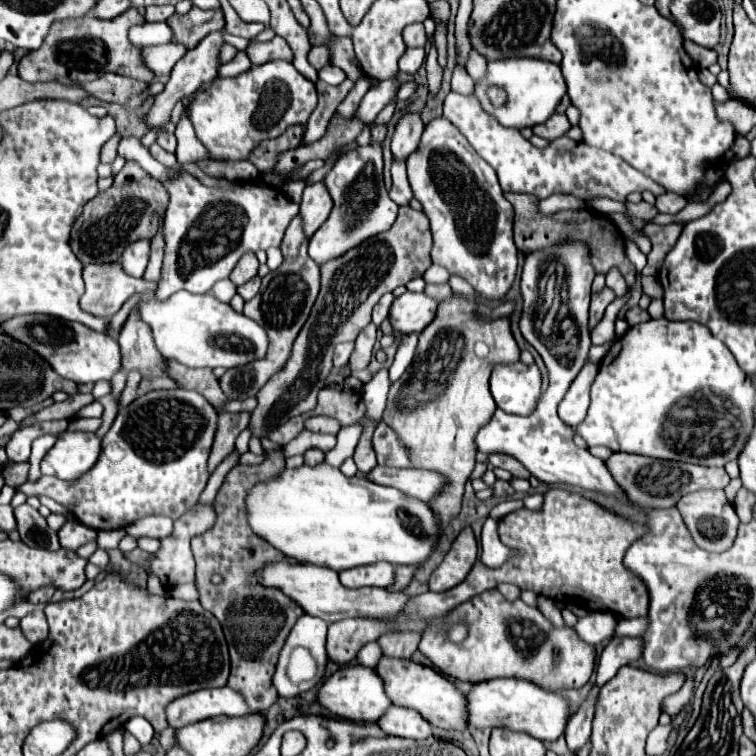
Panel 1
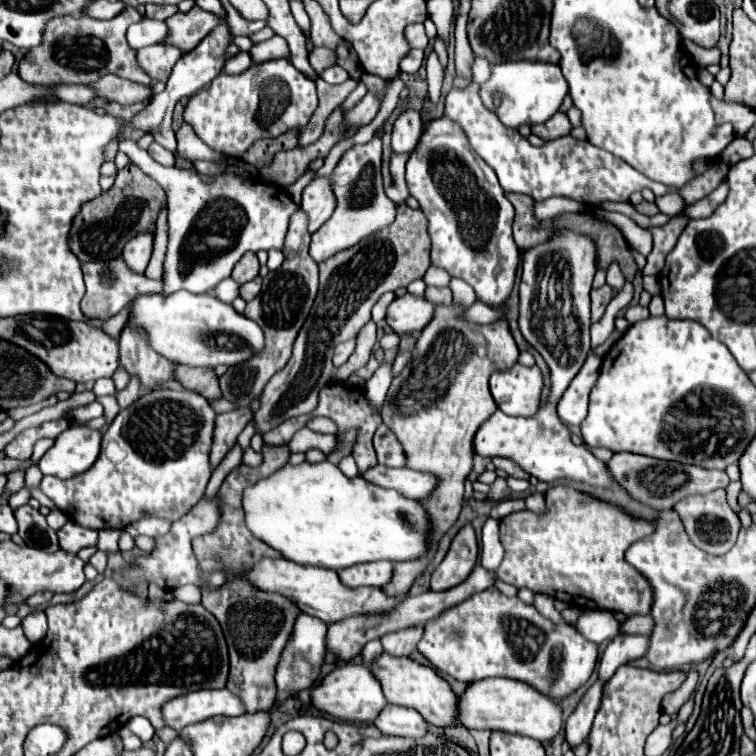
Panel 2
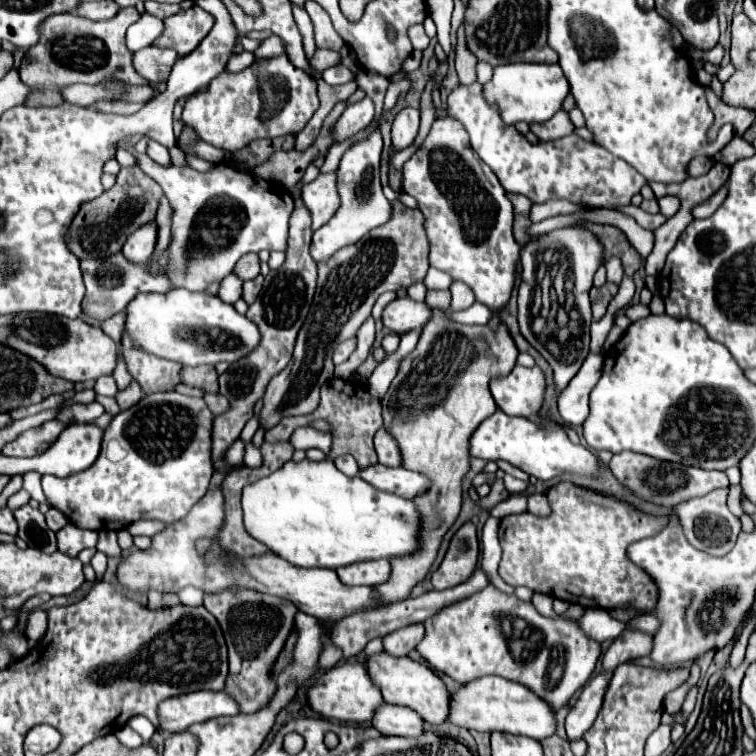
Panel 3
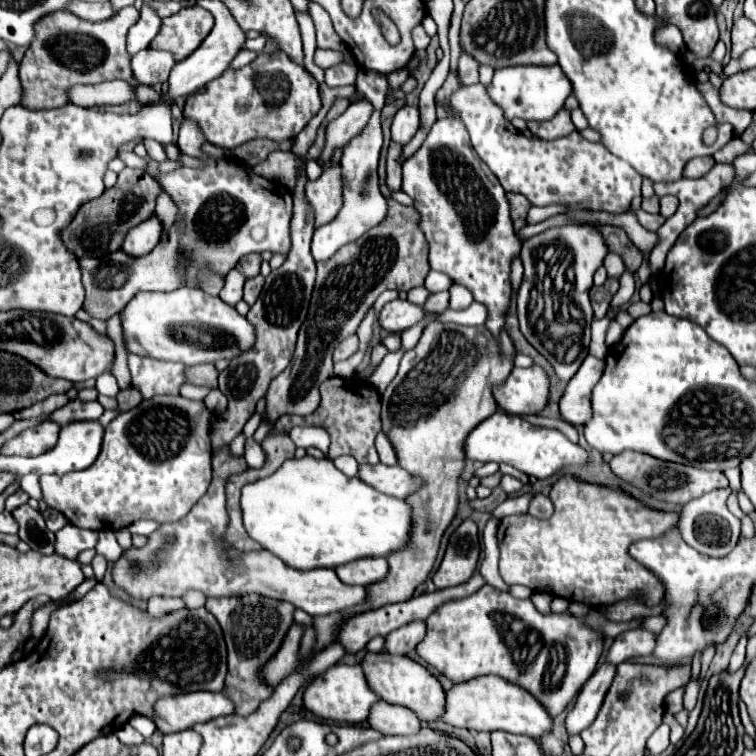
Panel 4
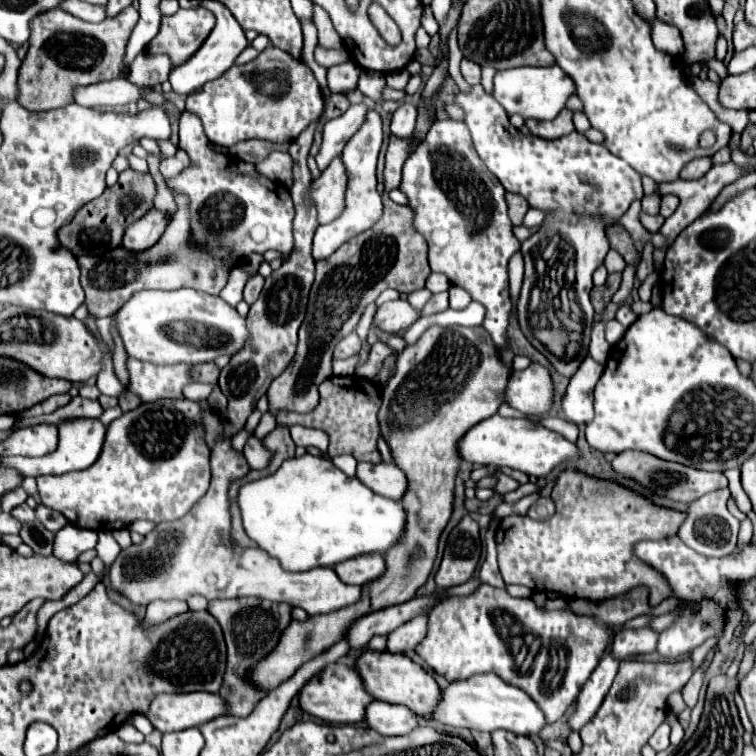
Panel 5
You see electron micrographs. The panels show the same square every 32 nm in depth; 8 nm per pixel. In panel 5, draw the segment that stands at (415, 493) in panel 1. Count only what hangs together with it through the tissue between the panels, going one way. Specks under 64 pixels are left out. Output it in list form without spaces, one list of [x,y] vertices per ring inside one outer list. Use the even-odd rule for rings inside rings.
[[[360,462],[356,468],[356,478],[372,488],[372,492],[380,496],[388,496],[392,500],[400,500],[408,488],[408,480],[400,468],[394,464],[368,464]]]

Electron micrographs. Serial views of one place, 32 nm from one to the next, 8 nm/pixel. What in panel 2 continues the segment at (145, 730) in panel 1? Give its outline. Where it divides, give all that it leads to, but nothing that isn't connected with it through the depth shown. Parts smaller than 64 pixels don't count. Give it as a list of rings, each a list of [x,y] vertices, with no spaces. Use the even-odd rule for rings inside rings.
[[[134,716],[132,720],[128,720],[126,726],[128,726],[134,734],[138,734],[138,736],[142,738],[144,744],[148,744],[150,738],[154,736],[154,728],[152,728],[152,724],[150,724],[146,718],[142,718],[142,716]]]

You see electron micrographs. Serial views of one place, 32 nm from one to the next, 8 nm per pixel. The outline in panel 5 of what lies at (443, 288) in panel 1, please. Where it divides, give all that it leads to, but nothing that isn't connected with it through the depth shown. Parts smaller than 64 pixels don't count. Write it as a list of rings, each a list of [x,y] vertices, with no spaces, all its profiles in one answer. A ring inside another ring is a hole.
[[[440,292],[440,294],[434,294],[432,300],[422,308],[422,316],[430,316],[430,314],[436,314],[436,312],[444,312],[448,308],[448,292]]]

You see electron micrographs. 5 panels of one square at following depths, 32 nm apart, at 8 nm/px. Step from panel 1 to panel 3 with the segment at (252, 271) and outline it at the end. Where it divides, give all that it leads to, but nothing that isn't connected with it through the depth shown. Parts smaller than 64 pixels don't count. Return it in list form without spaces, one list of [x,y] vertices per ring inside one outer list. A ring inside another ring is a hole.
[[[244,254],[244,258],[240,258],[240,264],[236,264],[234,272],[242,280],[256,278],[260,274],[260,258],[258,258],[258,254]]]

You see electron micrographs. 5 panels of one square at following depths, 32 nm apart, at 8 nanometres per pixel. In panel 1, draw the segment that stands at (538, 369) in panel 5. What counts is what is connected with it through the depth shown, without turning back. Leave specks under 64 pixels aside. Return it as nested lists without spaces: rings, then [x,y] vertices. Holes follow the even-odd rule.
[[[522,362],[496,366],[490,376],[490,392],[496,406],[508,414],[530,416],[540,398],[540,370],[536,364],[526,366]]]

